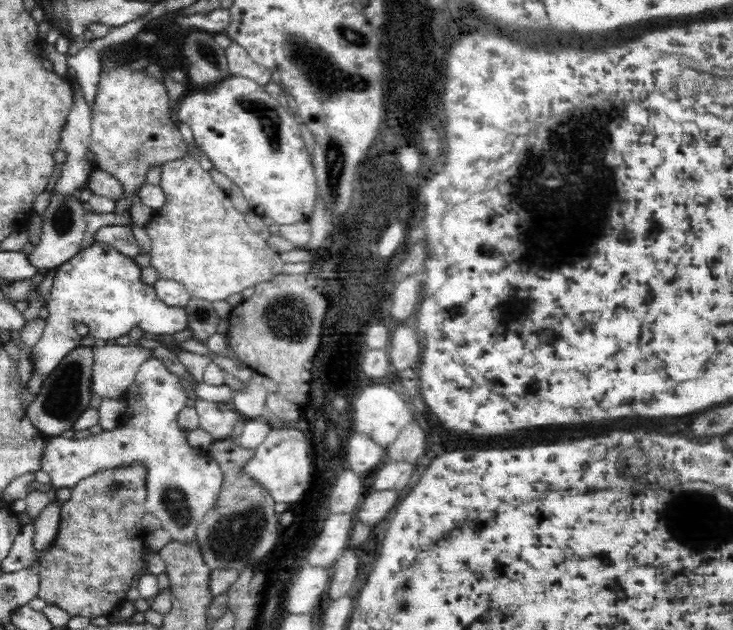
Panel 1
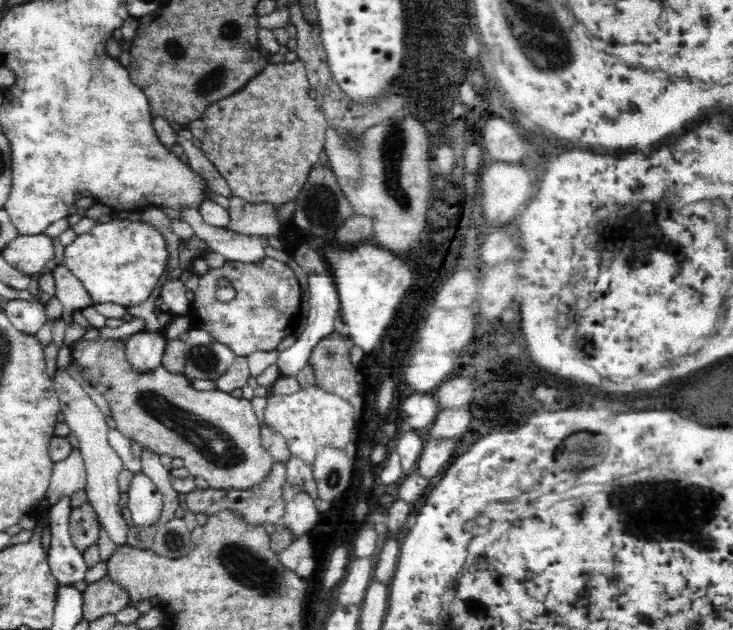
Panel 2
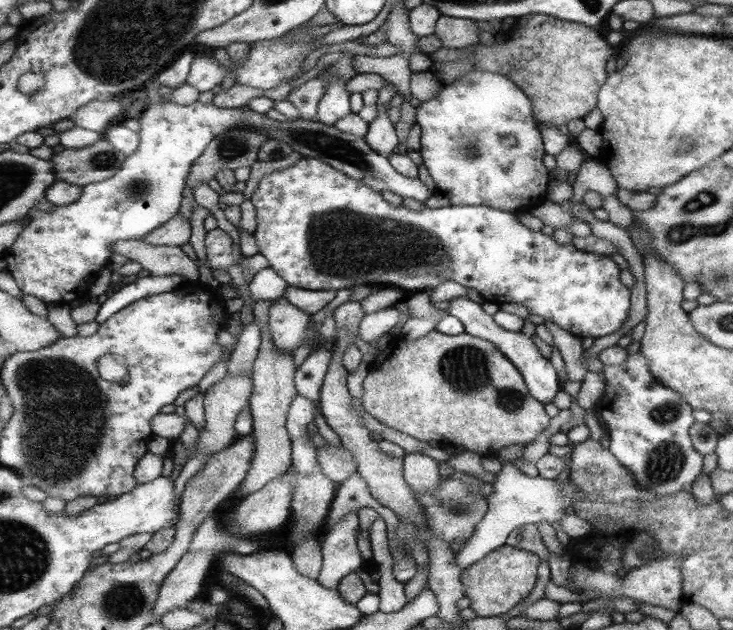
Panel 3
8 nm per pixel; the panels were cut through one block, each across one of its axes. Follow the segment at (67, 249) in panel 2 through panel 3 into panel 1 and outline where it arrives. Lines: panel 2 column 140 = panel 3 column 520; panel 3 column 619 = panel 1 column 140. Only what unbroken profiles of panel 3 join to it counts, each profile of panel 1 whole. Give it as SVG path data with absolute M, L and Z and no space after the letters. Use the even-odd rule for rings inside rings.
M92 243L57 267L45 307L50 316L45 320L40 341L29 352L35 369L33 374L47 378L72 350L81 346L82 338L75 331L78 323L84 323L90 329L88 336L105 341L118 339L128 334L131 328L173 336L188 328L185 308L164 304L154 288L140 280L140 266L134 258L106 243Z

